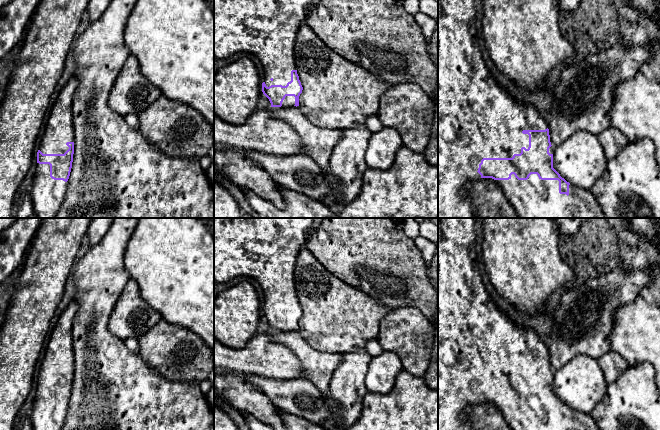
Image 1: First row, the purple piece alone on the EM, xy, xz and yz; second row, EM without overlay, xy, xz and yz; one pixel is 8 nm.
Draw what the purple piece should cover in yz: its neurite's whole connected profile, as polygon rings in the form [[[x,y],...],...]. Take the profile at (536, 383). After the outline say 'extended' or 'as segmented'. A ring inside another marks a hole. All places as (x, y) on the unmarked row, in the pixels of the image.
[[[438,218],[438,430],[474,430],[470,420],[462,420],[462,412],[481,402],[494,403],[512,430],[599,430],[591,415],[573,410],[553,392],[554,372],[550,366],[548,344],[534,330],[511,321],[487,292],[477,262],[475,222],[476,218]]]; extended

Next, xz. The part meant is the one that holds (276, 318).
[[[214,218],[214,279],[219,283],[226,283],[241,275],[254,278],[260,284],[264,293],[262,316],[269,323],[271,331],[299,330],[299,320],[302,317],[303,311],[296,294],[294,269],[299,251],[305,248],[313,220],[314,218]]]; extended

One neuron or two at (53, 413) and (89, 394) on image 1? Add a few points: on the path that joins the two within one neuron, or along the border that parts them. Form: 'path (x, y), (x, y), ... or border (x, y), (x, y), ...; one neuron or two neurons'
border (73, 382), (64, 419); two neurons

